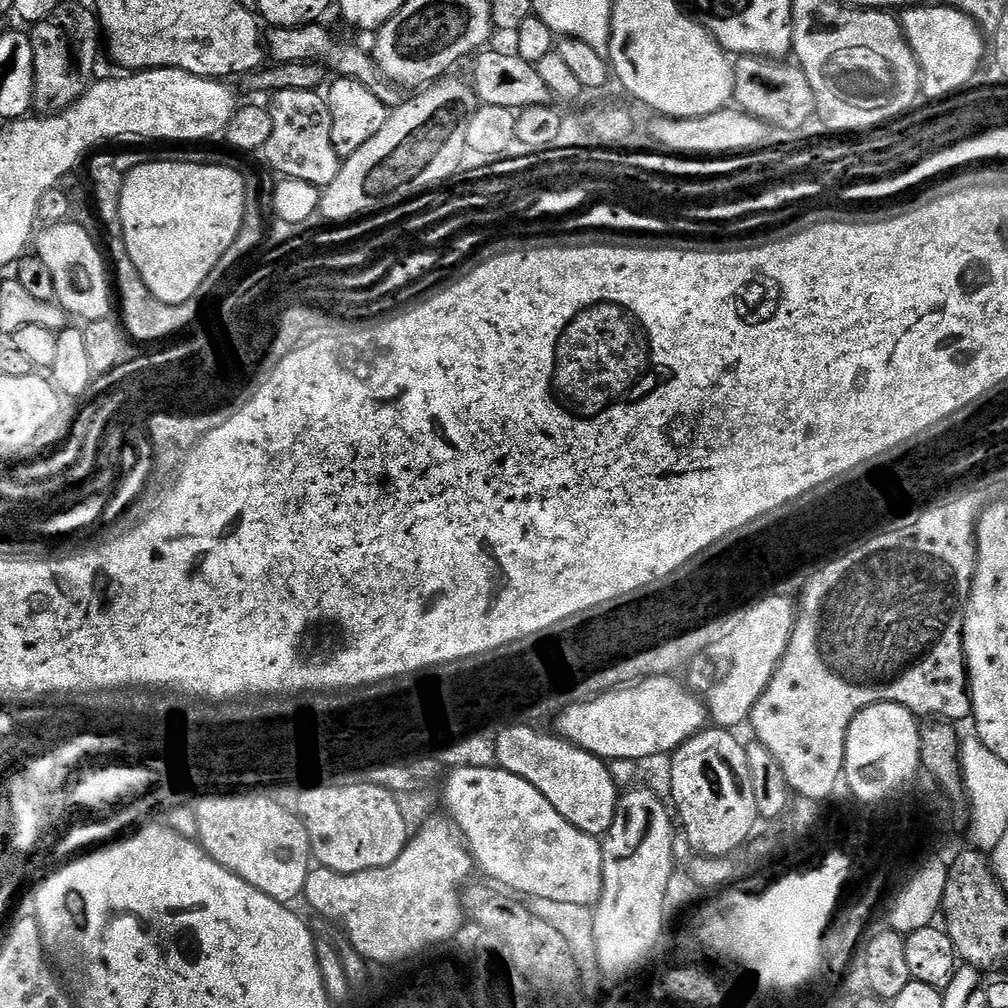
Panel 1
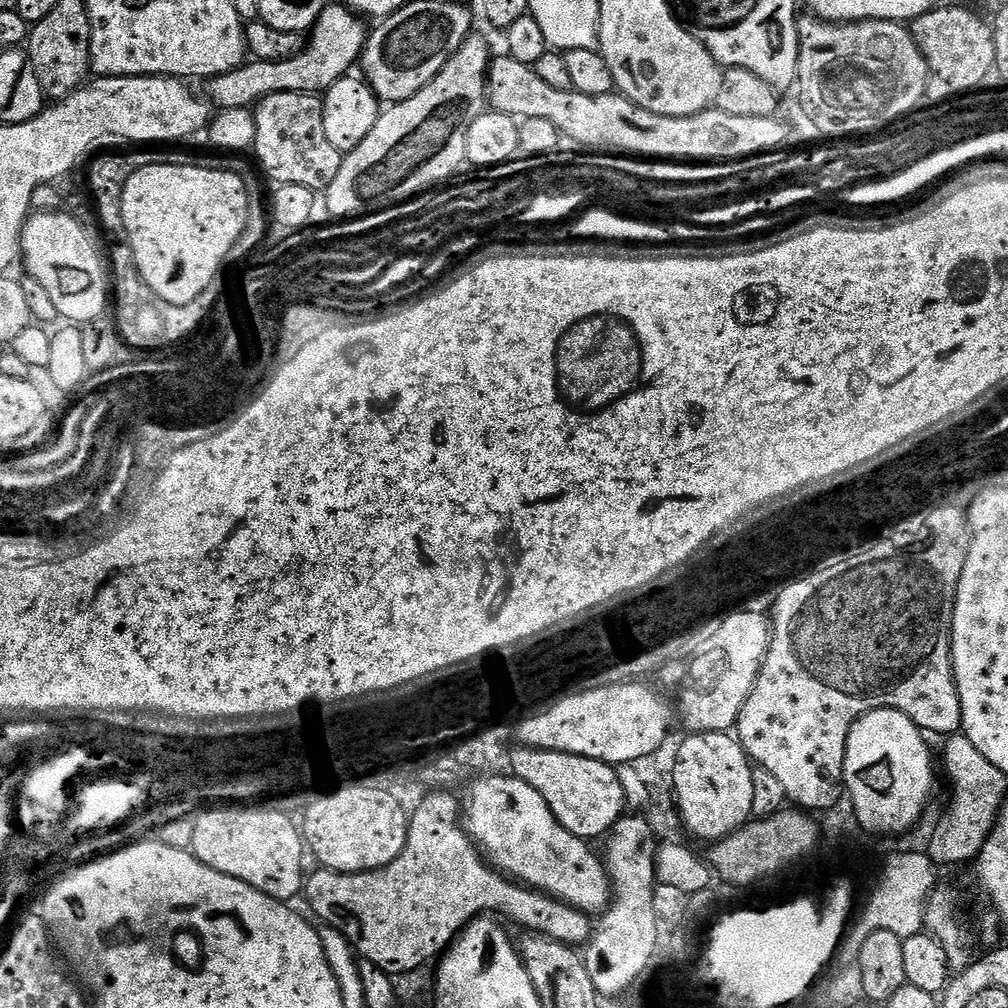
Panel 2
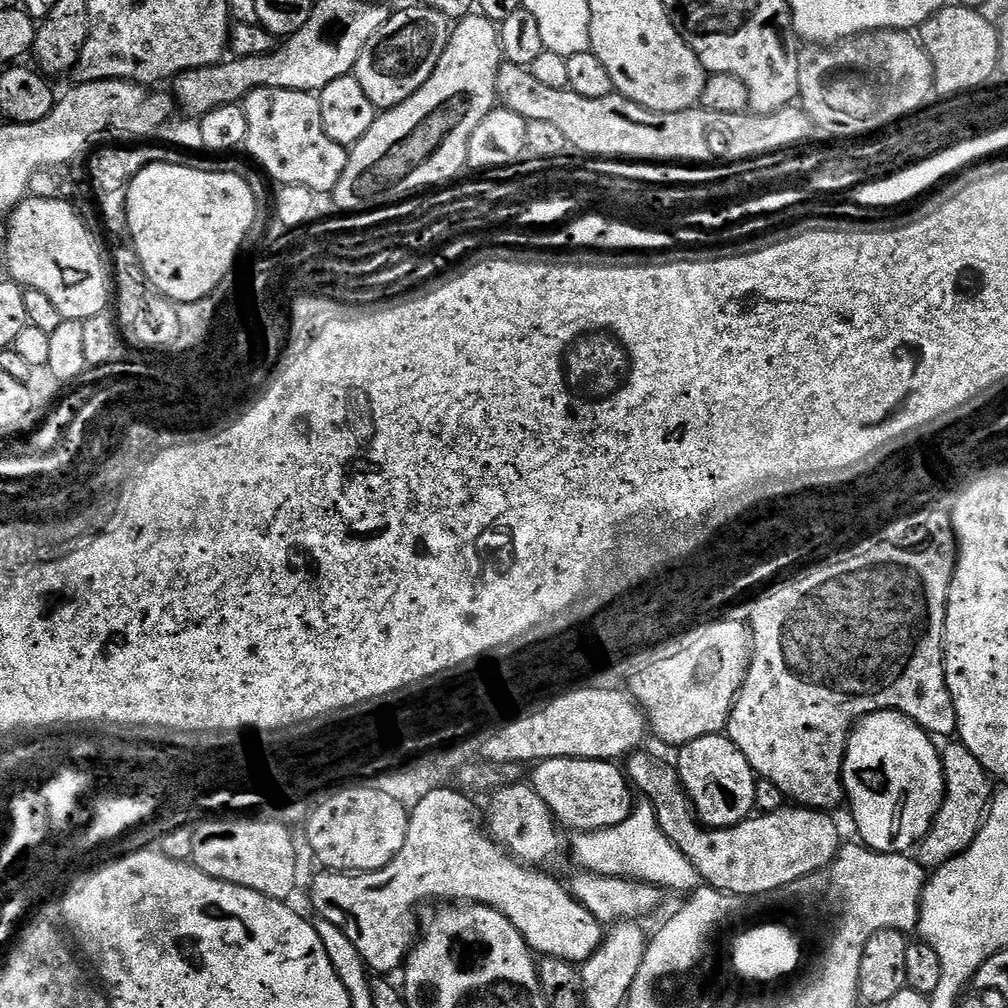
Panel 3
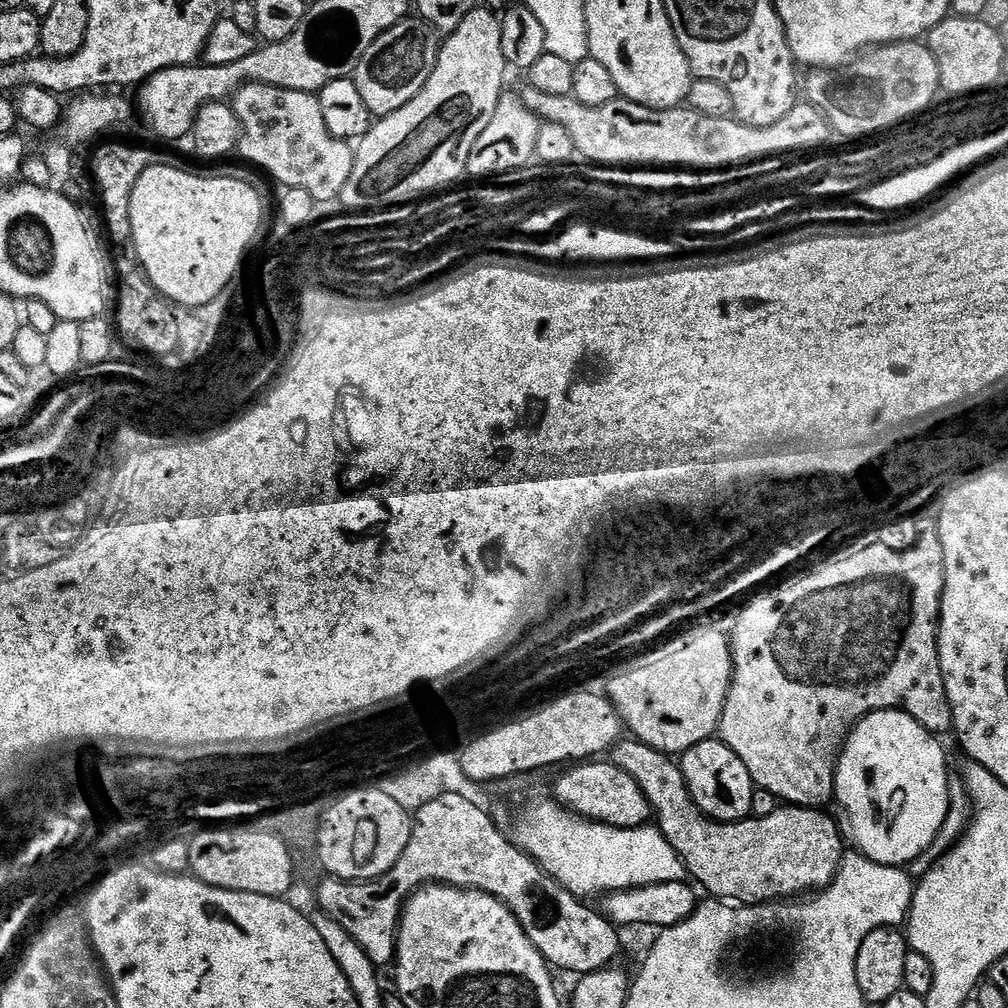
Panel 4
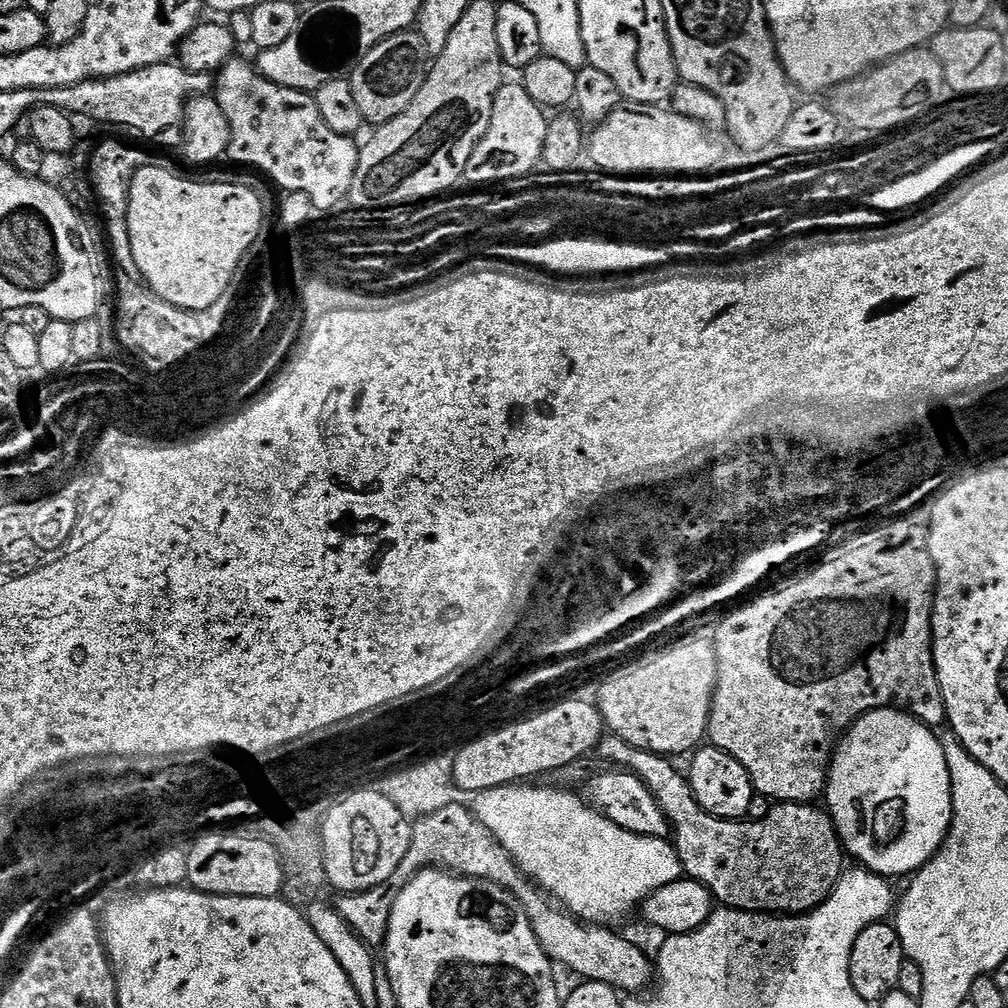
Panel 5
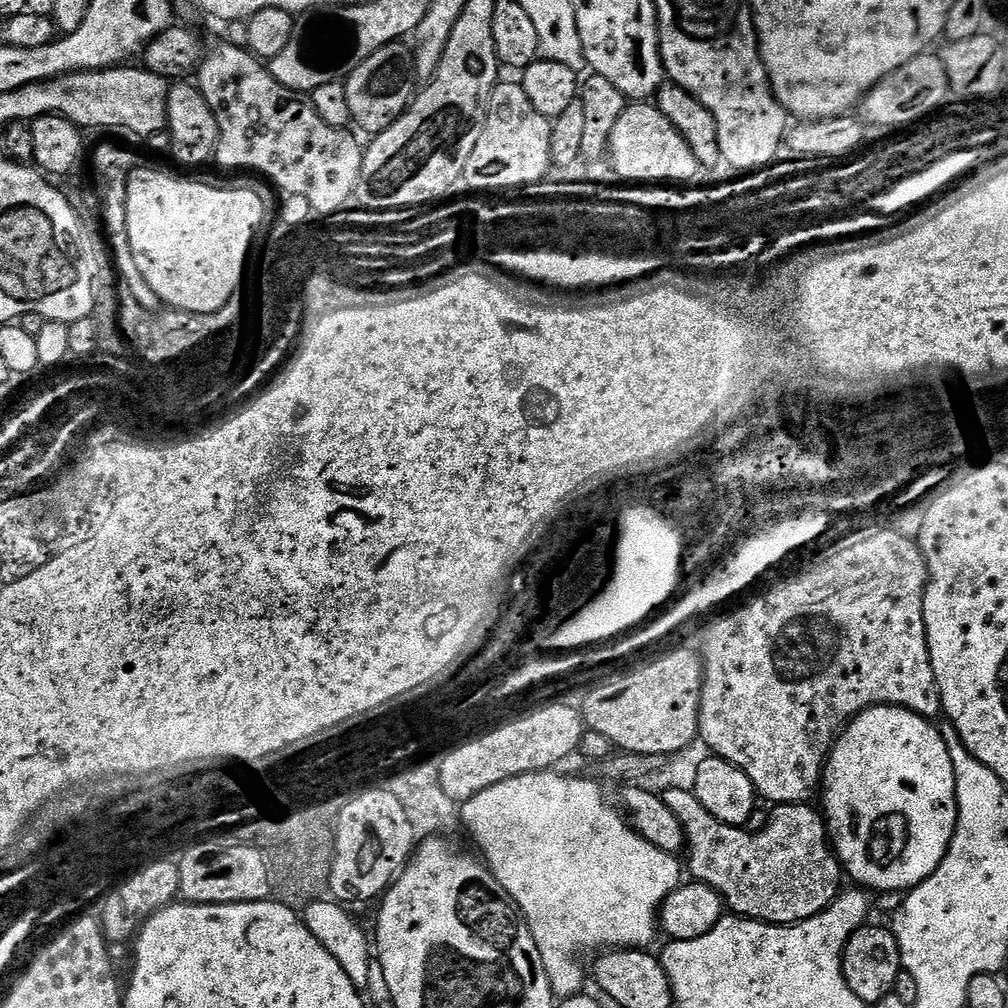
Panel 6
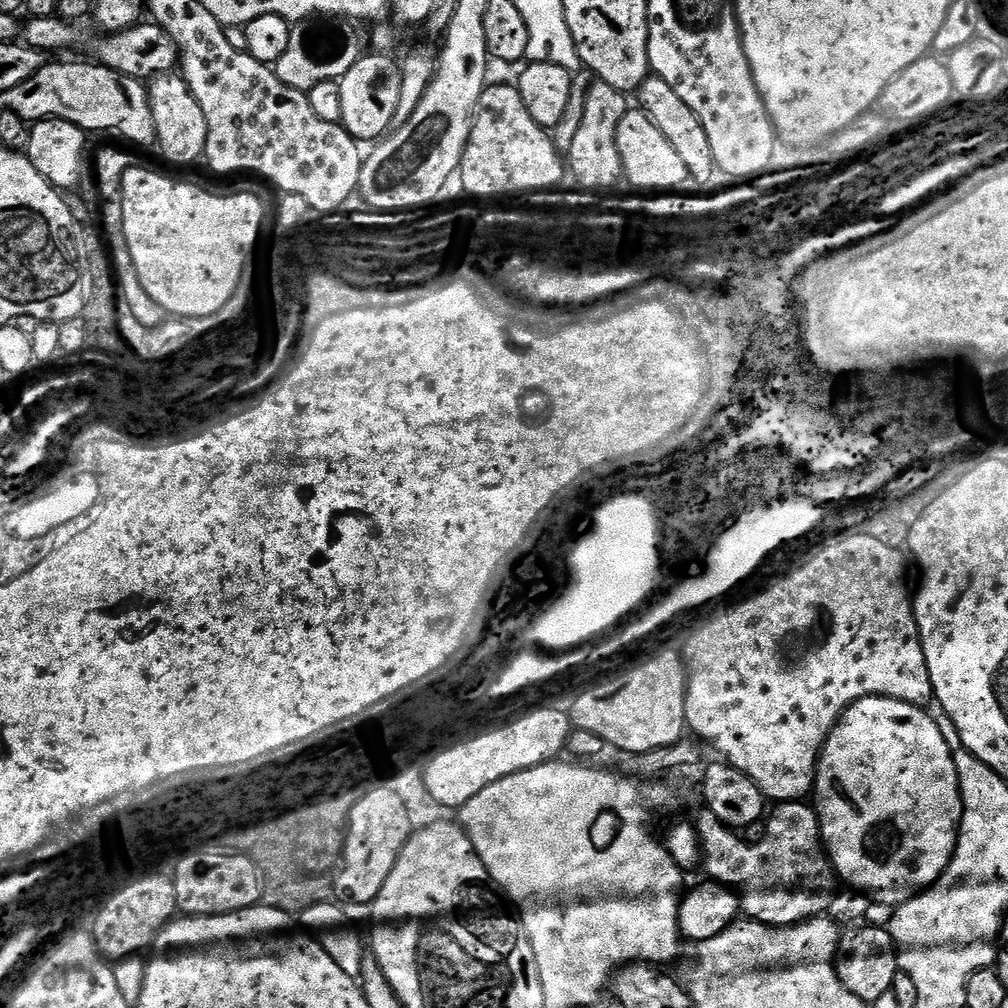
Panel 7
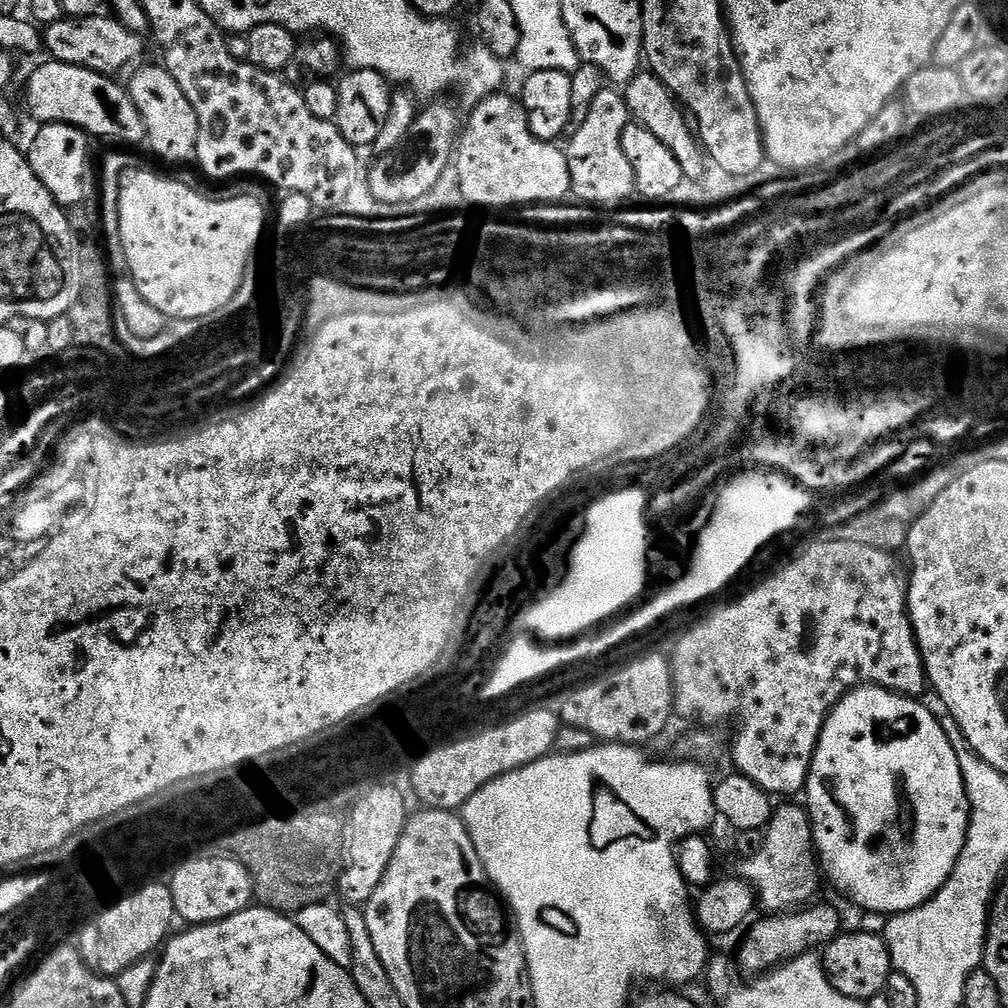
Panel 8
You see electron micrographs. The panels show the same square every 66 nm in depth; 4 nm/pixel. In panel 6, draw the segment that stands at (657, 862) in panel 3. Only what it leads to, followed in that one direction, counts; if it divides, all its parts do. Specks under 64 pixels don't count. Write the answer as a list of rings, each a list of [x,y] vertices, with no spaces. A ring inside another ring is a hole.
[[[545,770],[543,772],[527,772],[521,776],[515,776],[509,780],[498,782],[494,786],[490,786],[486,790],[482,790],[478,794],[474,794],[469,800],[463,801],[462,804],[462,820],[464,816],[464,824],[468,827],[470,835],[476,839],[478,847],[484,851],[482,860],[490,869],[496,881],[506,889],[508,895],[511,896],[513,902],[520,907],[520,912],[528,922],[528,929],[532,932],[534,942],[538,946],[538,950],[542,954],[542,962],[546,974],[552,983],[553,993],[557,997],[567,998],[577,995],[581,991],[580,988],[584,984],[584,976],[586,980],[586,964],[580,959],[583,958],[584,952],[595,953],[597,950],[615,950],[617,948],[638,948],[641,950],[649,947],[648,943],[655,938],[656,932],[658,936],[658,917],[660,915],[660,907],[664,905],[665,898],[679,888],[682,883],[680,877],[680,868],[682,872],[682,864],[680,864],[675,855],[657,852],[656,847],[650,842],[646,842],[646,838],[642,838],[637,832],[628,825],[627,819],[615,807],[614,809],[608,805],[608,800],[604,797],[605,790],[599,783],[592,780],[581,780],[579,775],[559,776],[559,771]]]

